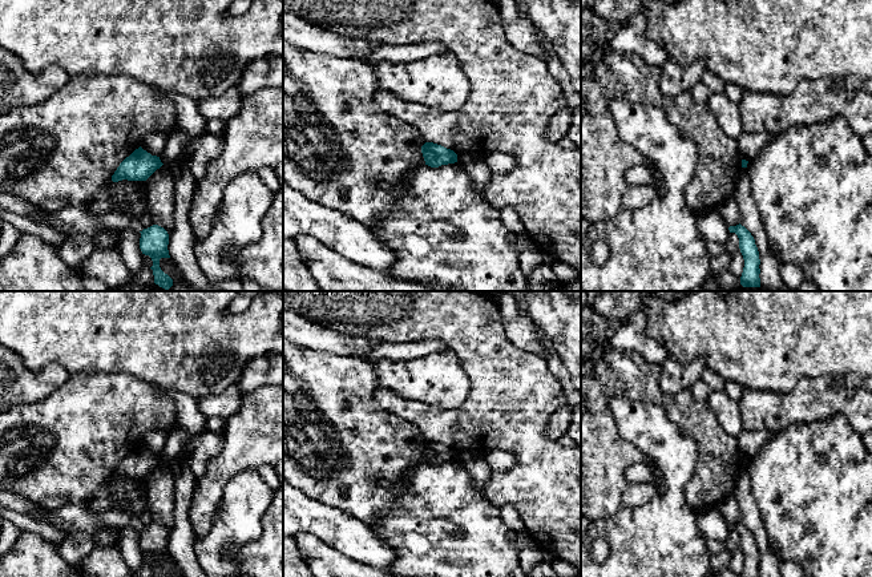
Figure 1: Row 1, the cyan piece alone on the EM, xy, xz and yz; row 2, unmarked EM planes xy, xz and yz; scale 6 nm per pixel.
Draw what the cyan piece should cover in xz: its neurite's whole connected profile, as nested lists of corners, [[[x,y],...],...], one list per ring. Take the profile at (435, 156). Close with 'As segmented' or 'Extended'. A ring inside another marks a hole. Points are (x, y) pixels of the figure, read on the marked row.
[[[425,142],[421,146],[421,153],[423,153],[425,165],[431,168],[439,168],[441,165],[457,162],[457,154],[453,150],[433,142]]]. As segmented

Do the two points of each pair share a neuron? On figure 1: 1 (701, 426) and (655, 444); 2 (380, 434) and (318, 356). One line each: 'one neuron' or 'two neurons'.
1: two neurons
2: one neuron

